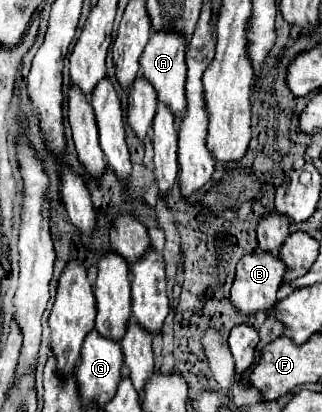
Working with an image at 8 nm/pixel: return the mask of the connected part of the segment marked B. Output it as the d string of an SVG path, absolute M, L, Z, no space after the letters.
M248 253L238 261L236 267L236 279L232 285L232 303L238 311L244 315L268 311L276 303L276 291L280 289L282 275L286 271L286 265L276 253Z

